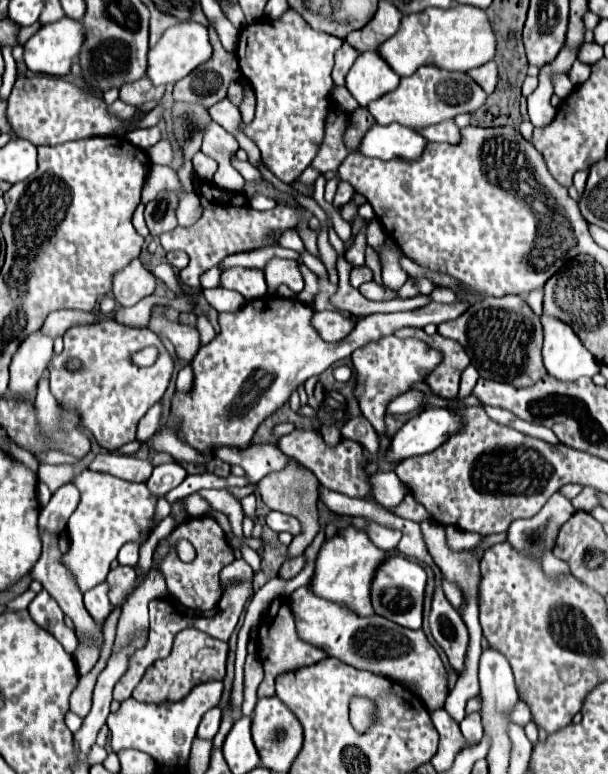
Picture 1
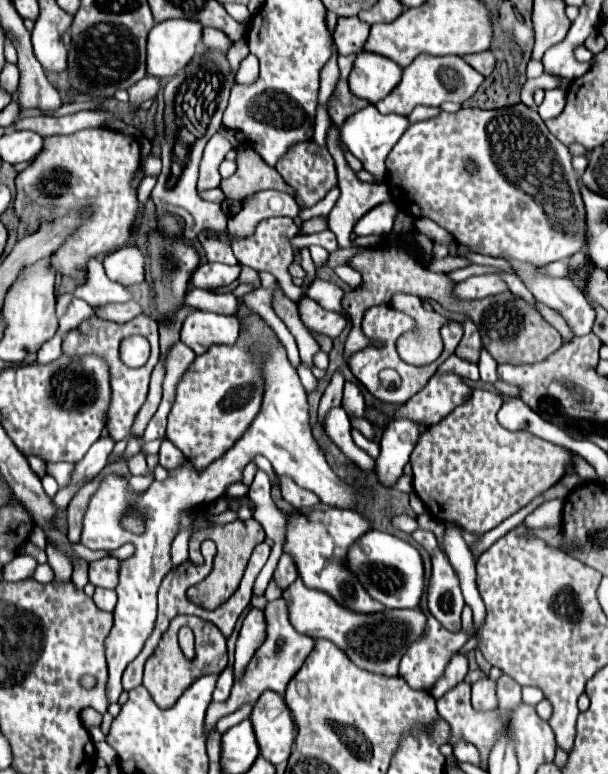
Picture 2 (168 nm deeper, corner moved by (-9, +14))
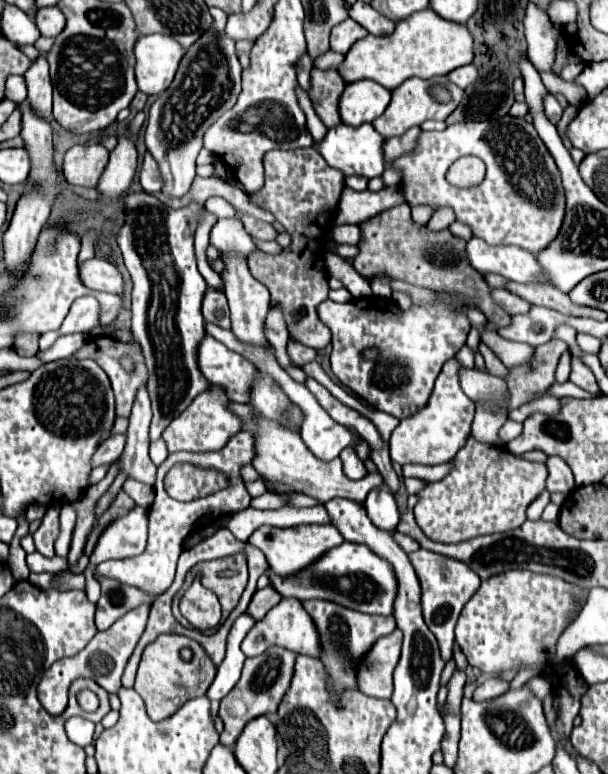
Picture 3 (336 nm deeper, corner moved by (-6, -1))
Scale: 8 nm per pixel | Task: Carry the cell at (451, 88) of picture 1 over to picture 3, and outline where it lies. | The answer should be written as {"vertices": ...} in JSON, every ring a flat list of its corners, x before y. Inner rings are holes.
{"vertices":[[444,75,432,77,432,79,410,77,392,91,392,101,390,101,388,109,378,119,374,119,372,125,374,125,374,129,378,129,378,133,382,133,386,139,390,139,390,137,402,135,404,131,408,131,414,125,422,125,426,119,444,121,462,103,462,99,464,99,464,89,450,83]]}

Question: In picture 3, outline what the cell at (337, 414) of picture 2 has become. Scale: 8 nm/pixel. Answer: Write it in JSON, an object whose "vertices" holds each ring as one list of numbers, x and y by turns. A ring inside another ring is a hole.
{"vertices":[[206,323,206,333,208,335,212,335,214,339,218,339,218,341,222,341,228,349,232,349,232,351,236,351,236,353,240,353,240,355,246,355,246,359,248,361,252,361,256,367,260,367,262,371,268,371,278,383,280,383,280,387,286,391,286,395,292,399,292,403,296,403,300,409,302,409,302,413,304,413,304,425,302,425,302,433,300,433,300,437,304,439,304,443,306,443,306,447,318,457,318,459,322,459,322,461,332,461,334,459,334,455,340,455,346,447,354,447,357,448,359,443,355,437,352,437,352,433,344,427,344,425,340,425,340,423,336,423,322,407,320,407,320,403,314,399,314,395,302,385,302,383,296,383,278,363,276,363,276,359,272,357,272,355,268,355,268,353,264,353,262,349,256,349,256,347,246,347,246,345,242,345,236,337,234,337,234,333,230,329,222,329,222,327,218,327,218,325,214,325,214,323]]}

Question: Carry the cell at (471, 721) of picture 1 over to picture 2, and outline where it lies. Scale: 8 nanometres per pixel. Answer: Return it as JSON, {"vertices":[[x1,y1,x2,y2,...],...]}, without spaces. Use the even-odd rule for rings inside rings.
{"vertices":[[481,678,473,684,473,708,477,710,489,710,497,706,497,694,495,694,497,682,491,678]]}

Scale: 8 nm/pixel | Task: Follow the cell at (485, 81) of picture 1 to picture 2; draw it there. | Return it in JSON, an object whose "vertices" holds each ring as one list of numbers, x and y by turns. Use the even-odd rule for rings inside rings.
{"vertices":[[485,50,481,54,465,54,463,60,467,64,471,64,483,76,489,76,493,72,493,66,495,66,495,58,493,58,493,54,489,50]]}

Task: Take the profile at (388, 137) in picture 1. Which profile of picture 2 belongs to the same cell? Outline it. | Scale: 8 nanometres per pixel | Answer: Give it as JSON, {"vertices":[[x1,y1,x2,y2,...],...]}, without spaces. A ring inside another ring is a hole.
{"vertices":[[365,106,363,110,351,114,343,126,339,128,339,138,345,150,349,150,355,158,361,160,363,168,375,176,375,182,383,182,385,176,385,158,393,144,403,136,405,128,409,128,409,120,397,114,381,114,375,106]]}

